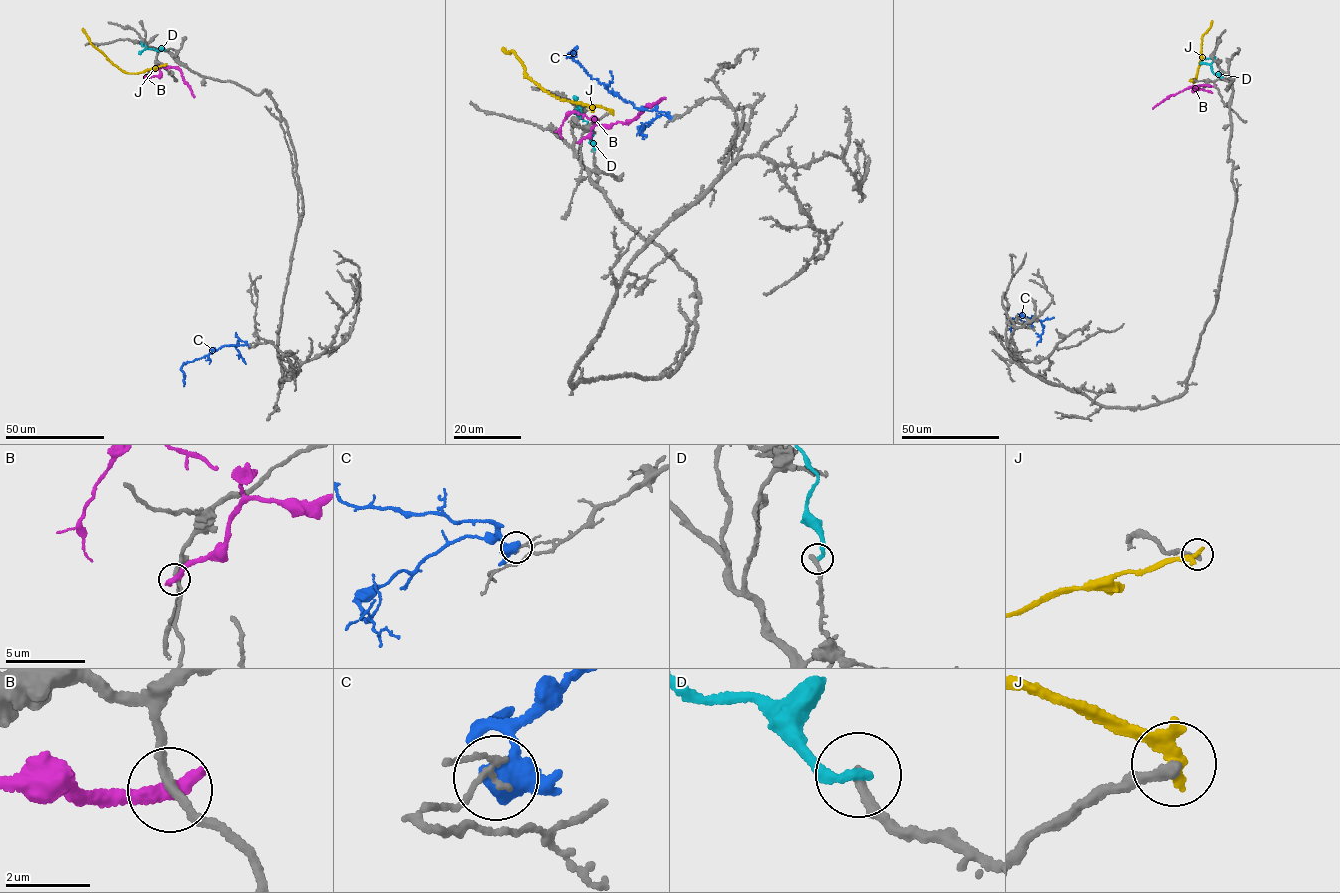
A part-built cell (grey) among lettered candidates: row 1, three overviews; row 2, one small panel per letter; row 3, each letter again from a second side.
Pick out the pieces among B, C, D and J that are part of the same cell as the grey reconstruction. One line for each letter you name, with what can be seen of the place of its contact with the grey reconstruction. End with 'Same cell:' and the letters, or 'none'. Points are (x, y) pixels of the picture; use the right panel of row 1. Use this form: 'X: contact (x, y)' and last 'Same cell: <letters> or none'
Same cell: none

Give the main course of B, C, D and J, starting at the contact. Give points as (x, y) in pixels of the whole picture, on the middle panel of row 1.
B: (580, 141), (594, 125), (628, 123), (647, 105), (664, 98)
C: (671, 117), (665, 111), (636, 108), (609, 91), (568, 53), (576, 47), (566, 58)
D: (593, 150), (593, 133), (577, 113), (580, 102)
J: (611, 112), (601, 107), (555, 97), (542, 90), (527, 76), (514, 52), (505, 52), (502, 48)

